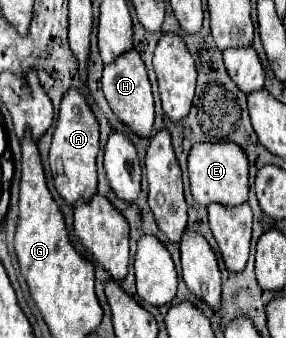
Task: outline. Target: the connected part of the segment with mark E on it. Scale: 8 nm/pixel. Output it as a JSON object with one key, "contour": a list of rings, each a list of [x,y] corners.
{"contour":[[[197,143],[193,145],[189,159],[189,181],[191,181],[191,195],[201,205],[207,207],[211,203],[235,207],[247,201],[249,193],[249,163],[247,155],[239,145],[233,143]]]}

